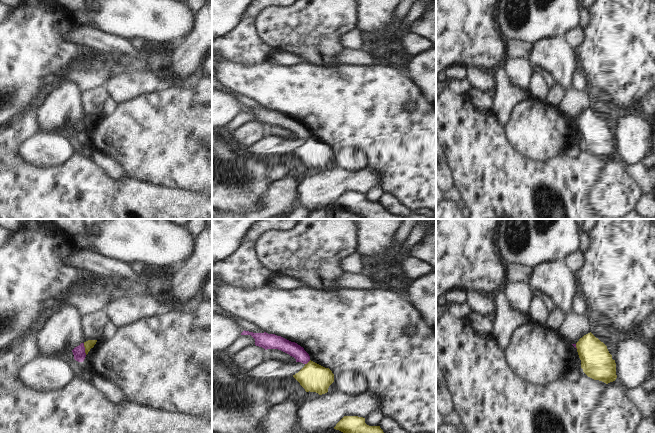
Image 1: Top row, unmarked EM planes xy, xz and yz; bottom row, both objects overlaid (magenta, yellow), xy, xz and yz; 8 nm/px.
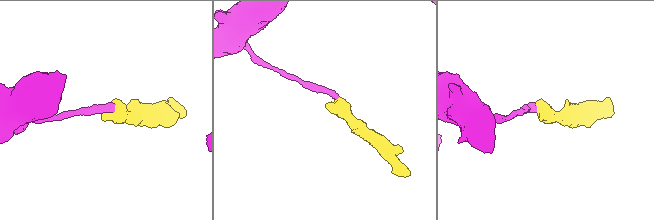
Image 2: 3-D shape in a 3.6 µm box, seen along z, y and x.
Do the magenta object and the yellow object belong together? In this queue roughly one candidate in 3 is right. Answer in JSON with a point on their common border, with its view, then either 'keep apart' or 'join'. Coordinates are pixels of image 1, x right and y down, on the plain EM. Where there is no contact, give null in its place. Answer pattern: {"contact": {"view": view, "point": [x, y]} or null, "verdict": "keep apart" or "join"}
{"contact": {"view": "xy", "point": [84, 125]}, "verdict": "keep apart"}

